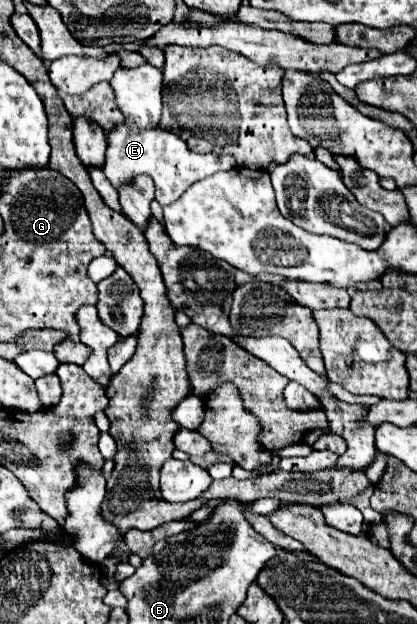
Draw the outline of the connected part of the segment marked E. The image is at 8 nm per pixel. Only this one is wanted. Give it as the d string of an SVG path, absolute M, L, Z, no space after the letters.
M148 63L126 69L118 67L112 81L110 81L118 109L124 113L126 121L118 125L114 131L108 133L108 151L106 163L102 171L112 181L114 187L132 181L138 173L148 173L156 185L156 201L160 205L174 203L192 183L214 175L216 171L226 171L236 167L234 157L230 155L200 155L186 147L186 143L170 131L160 129L160 115L162 115L162 69L156 69Z

